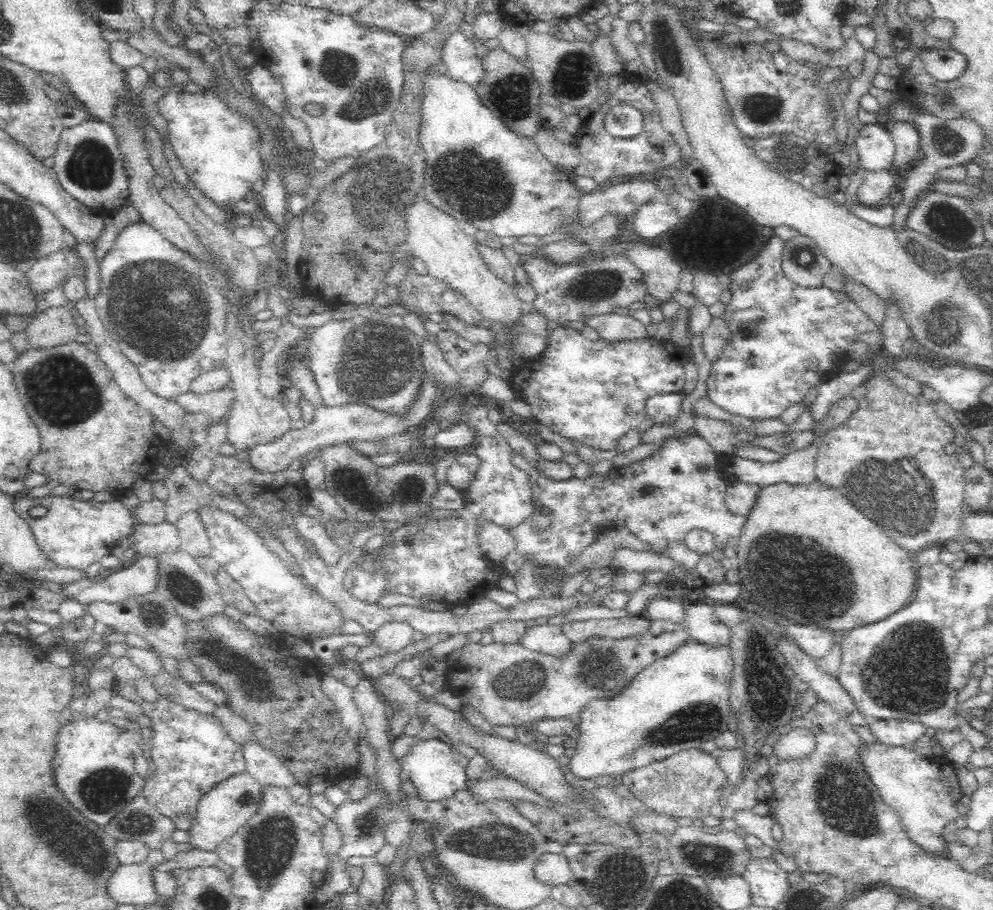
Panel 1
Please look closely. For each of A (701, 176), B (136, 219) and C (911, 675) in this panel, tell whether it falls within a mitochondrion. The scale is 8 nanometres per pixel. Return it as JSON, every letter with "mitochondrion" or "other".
{"A":"other","B":"other","C":"mitochondrion"}

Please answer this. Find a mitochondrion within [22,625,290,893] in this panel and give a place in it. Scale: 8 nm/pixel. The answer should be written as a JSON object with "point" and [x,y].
{"point":[89,853]}

